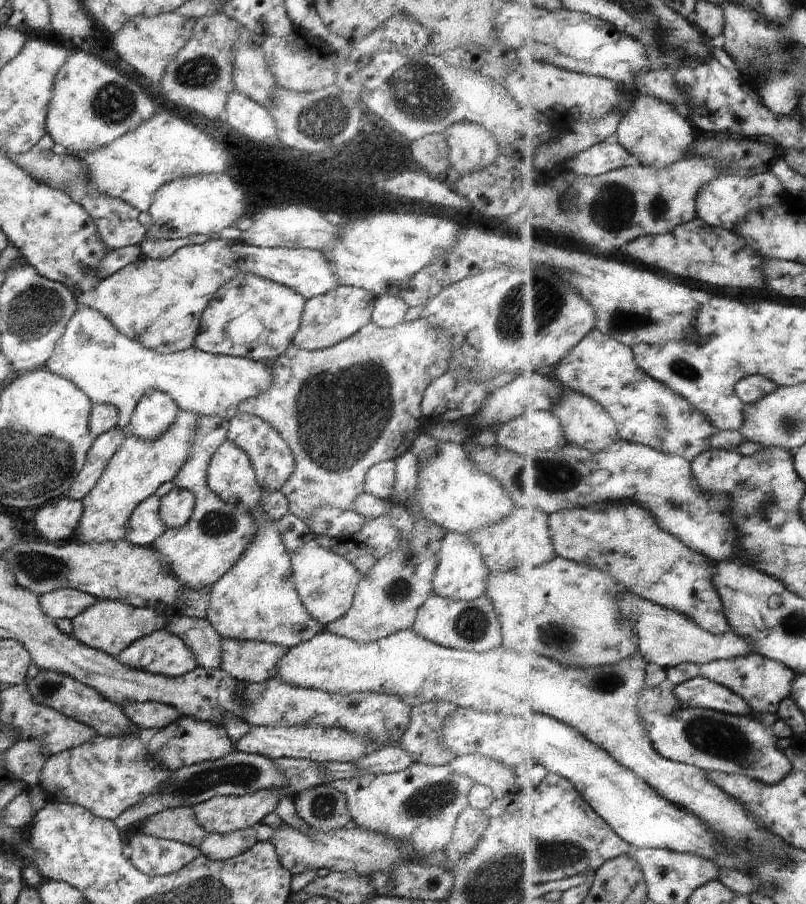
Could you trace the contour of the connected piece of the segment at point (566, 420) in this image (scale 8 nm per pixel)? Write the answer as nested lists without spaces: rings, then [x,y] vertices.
[[[566,389],[554,412],[560,417],[562,424],[565,426],[565,436],[569,438],[570,442],[586,447],[588,450],[596,453],[607,451],[613,444],[623,439],[617,420],[614,420],[610,412],[600,402],[580,391]]]

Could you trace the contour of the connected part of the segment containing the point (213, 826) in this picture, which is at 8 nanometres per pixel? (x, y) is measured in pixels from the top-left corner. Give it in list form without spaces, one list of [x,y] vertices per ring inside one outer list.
[[[260,789],[245,795],[216,795],[193,807],[198,824],[207,833],[231,833],[250,828],[276,807],[274,789]]]

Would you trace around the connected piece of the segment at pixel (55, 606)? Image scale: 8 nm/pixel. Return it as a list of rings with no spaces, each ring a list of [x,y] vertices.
[[[58,589],[41,595],[39,601],[43,611],[54,620],[72,620],[98,602],[99,599],[76,589]]]

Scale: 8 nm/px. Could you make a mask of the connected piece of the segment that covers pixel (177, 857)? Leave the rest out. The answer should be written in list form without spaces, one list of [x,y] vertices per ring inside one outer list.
[[[140,830],[132,834],[126,852],[134,868],[148,876],[169,875],[202,855],[198,847],[159,839]]]

